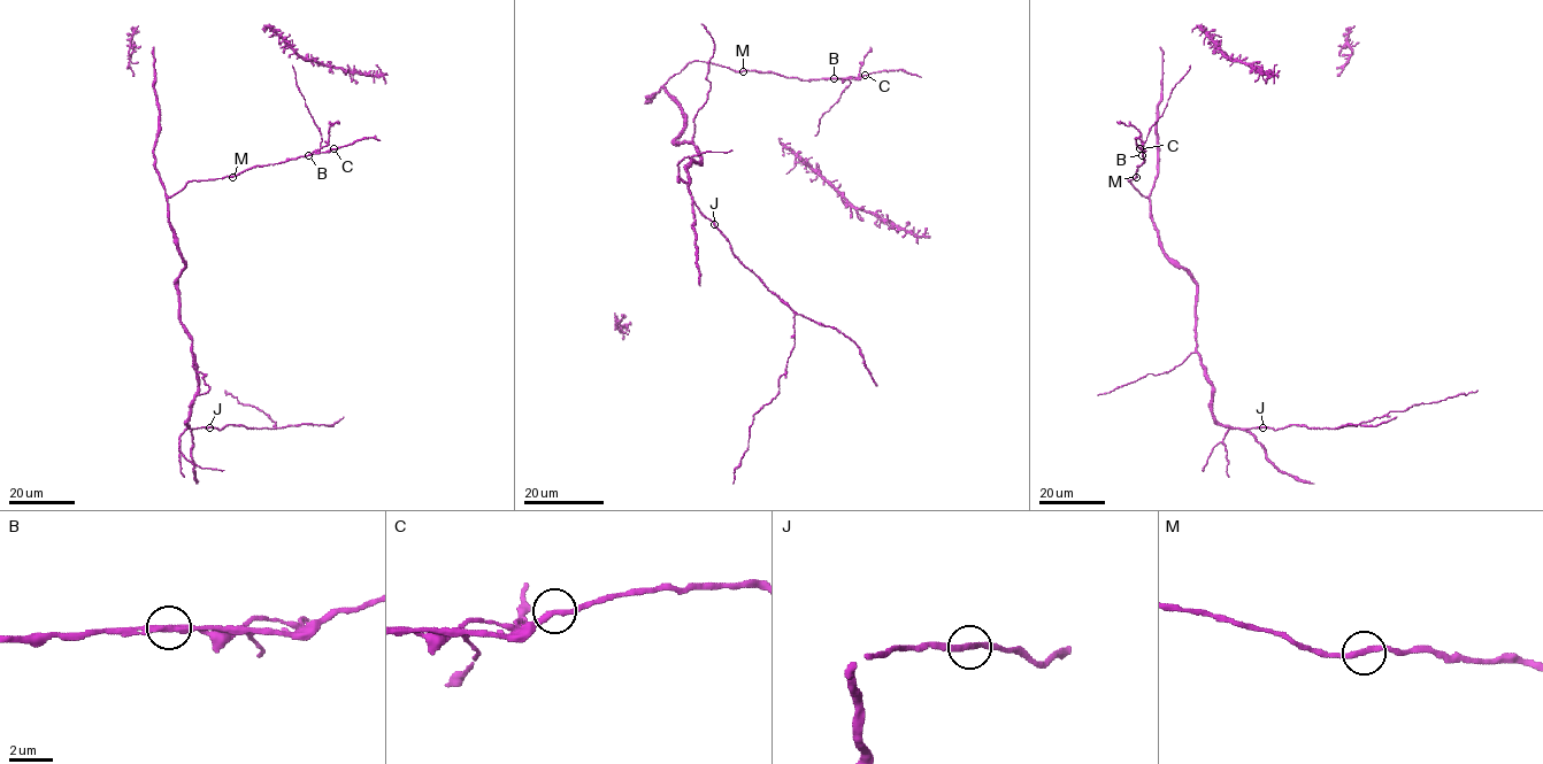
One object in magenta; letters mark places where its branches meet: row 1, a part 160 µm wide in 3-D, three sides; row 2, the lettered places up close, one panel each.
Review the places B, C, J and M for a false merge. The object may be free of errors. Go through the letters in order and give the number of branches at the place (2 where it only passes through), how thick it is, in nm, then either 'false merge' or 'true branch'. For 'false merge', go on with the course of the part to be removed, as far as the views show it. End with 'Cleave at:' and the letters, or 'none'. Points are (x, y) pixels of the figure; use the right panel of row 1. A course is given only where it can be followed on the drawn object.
B: 2 | 280 nm | false merge | (1142, 155), (1142, 133), (1135, 126), (1117, 121)
C: 2 | 260 nm | true branch
J: 2 | 280 nm | true branch
M: 2 | 280 nm | true branch
Cleave at: B

